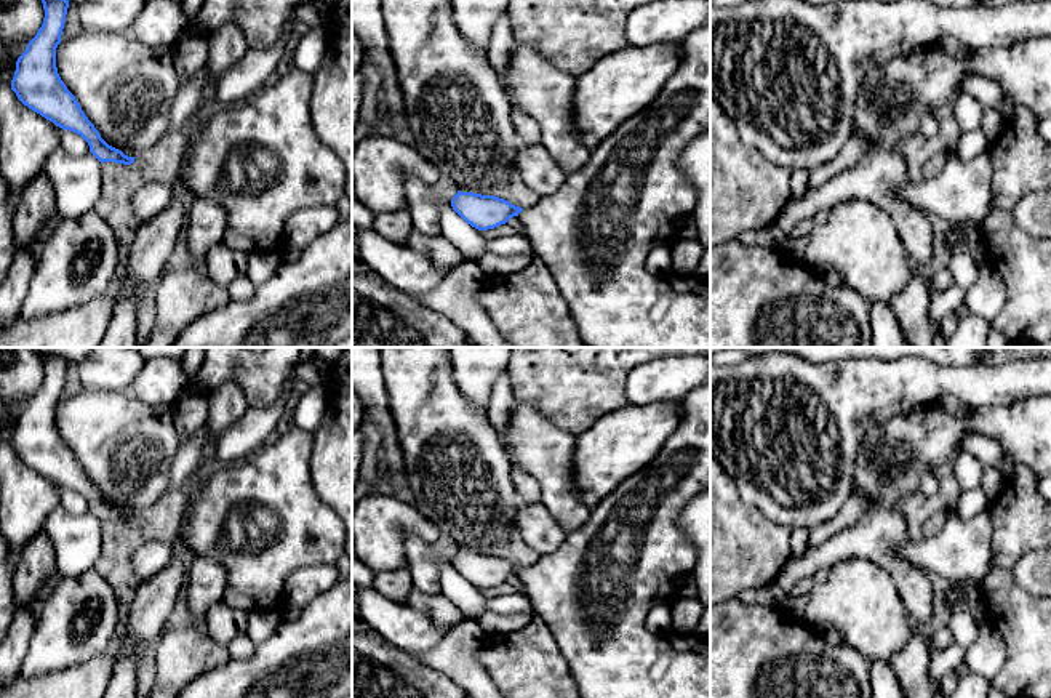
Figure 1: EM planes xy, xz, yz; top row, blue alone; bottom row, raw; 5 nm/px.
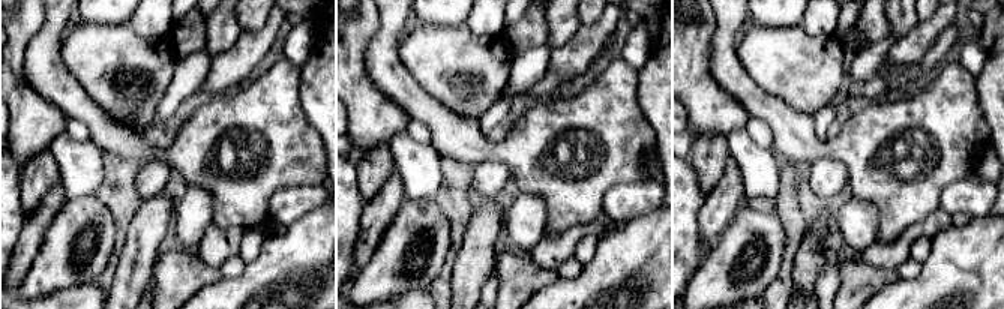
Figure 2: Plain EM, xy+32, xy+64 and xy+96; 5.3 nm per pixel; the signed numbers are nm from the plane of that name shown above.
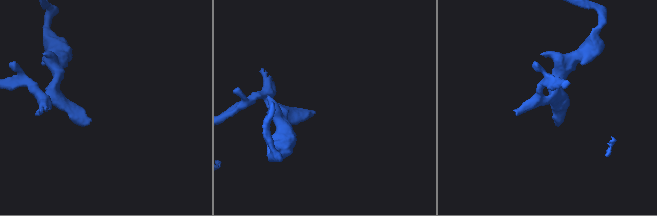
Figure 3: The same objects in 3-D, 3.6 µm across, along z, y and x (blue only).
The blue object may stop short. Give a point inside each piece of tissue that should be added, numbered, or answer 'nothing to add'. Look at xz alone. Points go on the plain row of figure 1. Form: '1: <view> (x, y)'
1: xz (594, 593)

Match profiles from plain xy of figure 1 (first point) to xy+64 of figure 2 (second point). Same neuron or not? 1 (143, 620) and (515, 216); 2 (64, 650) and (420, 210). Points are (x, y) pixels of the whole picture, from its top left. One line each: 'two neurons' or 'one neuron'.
1: two neurons
2: one neuron

